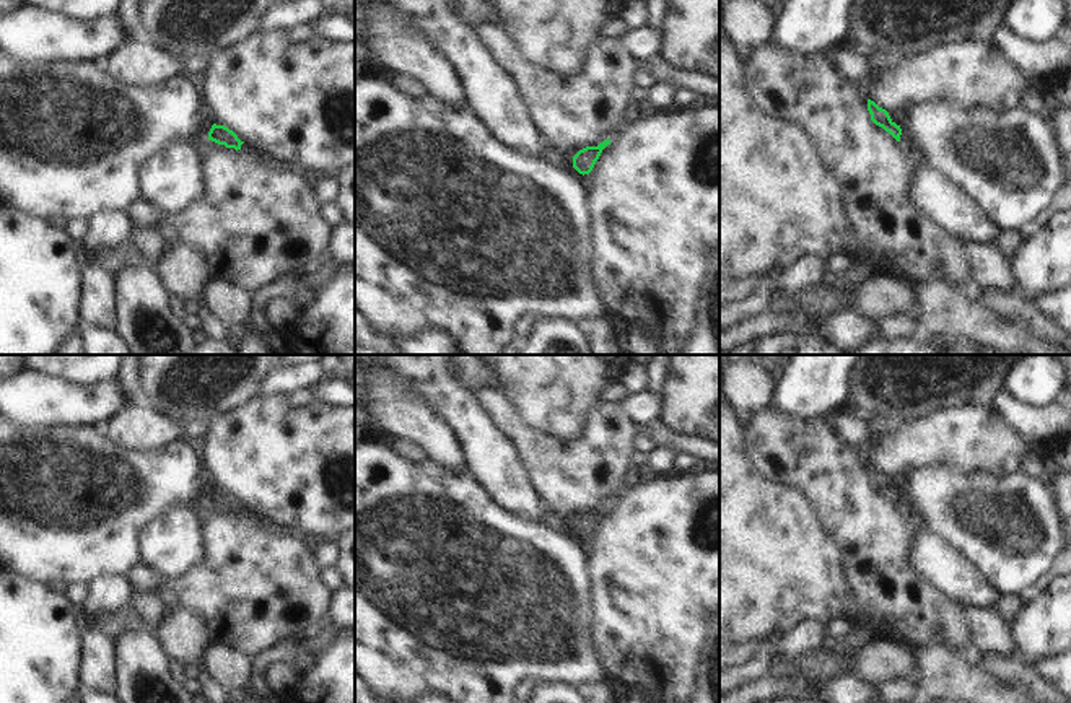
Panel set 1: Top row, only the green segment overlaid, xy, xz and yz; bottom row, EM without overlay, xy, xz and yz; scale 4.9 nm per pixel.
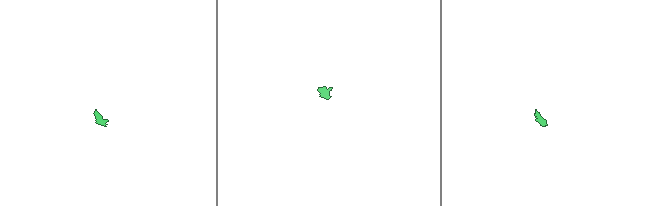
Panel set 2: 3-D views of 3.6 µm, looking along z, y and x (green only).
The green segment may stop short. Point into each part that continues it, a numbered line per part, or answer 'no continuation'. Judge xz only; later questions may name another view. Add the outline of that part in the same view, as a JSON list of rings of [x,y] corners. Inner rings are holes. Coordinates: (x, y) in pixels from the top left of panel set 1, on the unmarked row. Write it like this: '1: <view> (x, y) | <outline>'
no continuation

